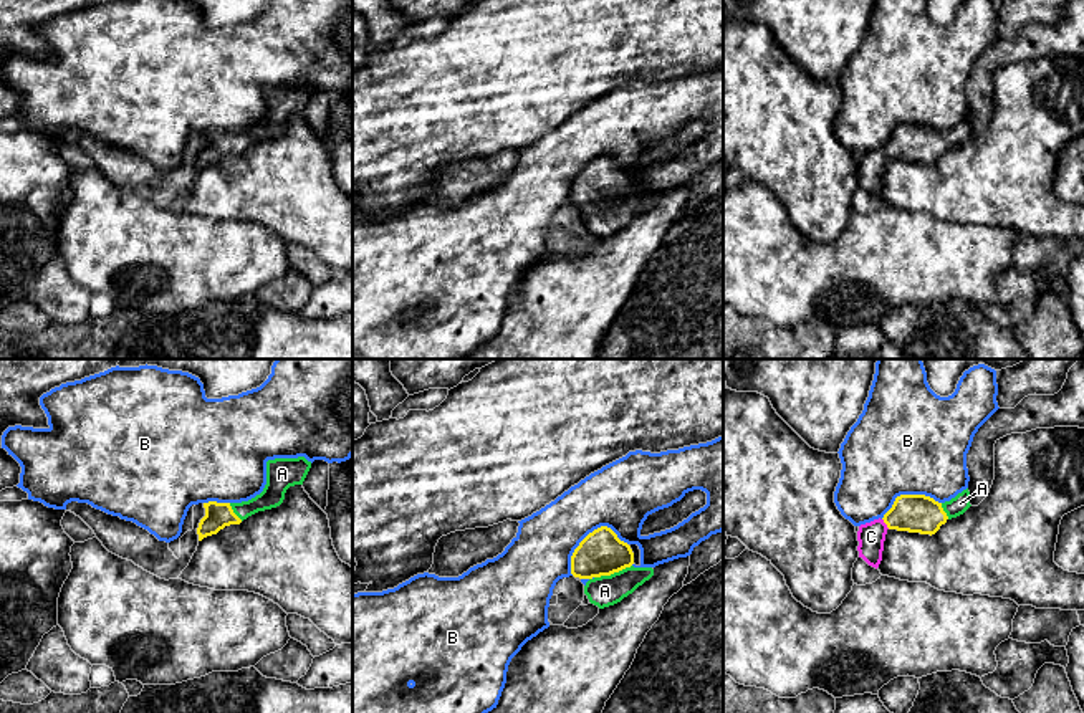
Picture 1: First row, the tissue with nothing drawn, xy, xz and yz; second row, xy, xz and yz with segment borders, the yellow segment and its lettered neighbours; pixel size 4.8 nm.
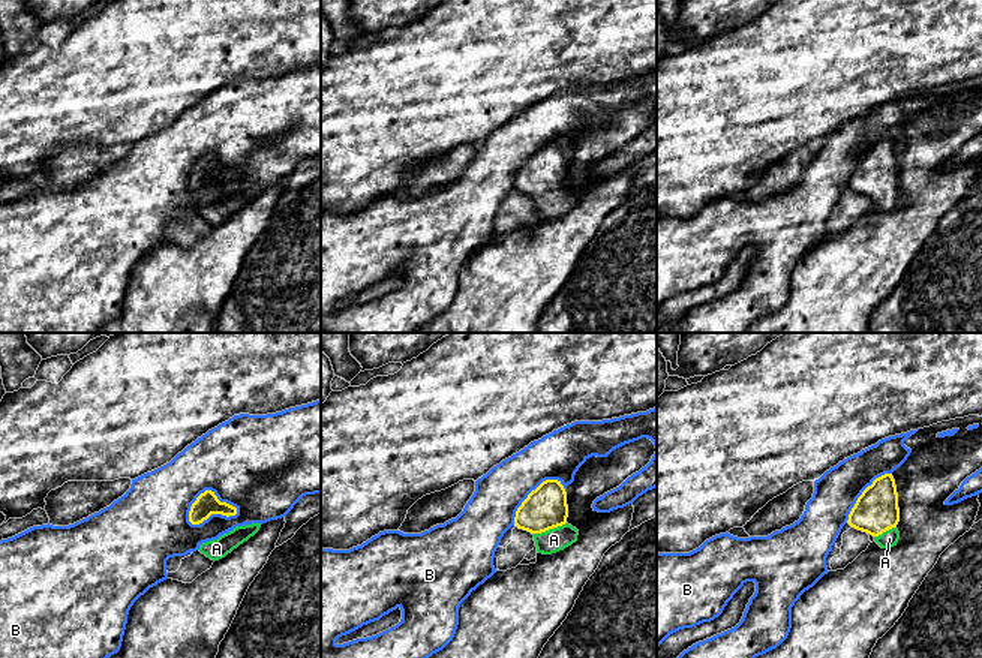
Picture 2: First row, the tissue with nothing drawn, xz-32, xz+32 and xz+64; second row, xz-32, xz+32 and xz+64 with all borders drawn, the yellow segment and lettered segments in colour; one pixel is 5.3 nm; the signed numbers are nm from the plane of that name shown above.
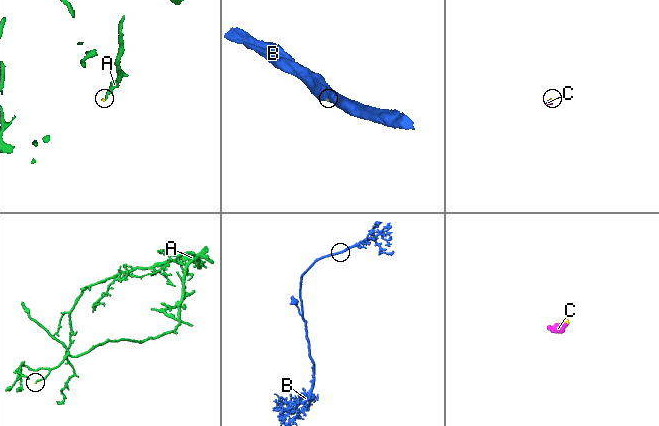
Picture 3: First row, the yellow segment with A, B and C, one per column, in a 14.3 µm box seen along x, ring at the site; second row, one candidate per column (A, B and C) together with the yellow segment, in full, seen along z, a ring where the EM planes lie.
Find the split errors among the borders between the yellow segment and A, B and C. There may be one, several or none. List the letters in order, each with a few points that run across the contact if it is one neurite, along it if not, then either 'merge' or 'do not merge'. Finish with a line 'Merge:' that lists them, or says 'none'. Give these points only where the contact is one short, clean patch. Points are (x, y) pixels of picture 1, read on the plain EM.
A: xz (601, 182), (609, 191), (613, 202), (613, 210), (604, 220) | merge
B: do not merge
C: yz (916, 143), (884, 151), (871, 166) | merge
Merge: A, C

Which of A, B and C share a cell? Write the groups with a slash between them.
A C / B

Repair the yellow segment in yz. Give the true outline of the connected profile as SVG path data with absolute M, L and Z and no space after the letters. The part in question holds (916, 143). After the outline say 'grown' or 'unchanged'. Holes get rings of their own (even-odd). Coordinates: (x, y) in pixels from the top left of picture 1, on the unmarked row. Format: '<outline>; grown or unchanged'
M968 117L945 132L925 124L900 124L880 149L861 154L857 160L857 180L869 195L879 197L884 170L889 159L935 164L948 149L963 144L970 137Z; grown

